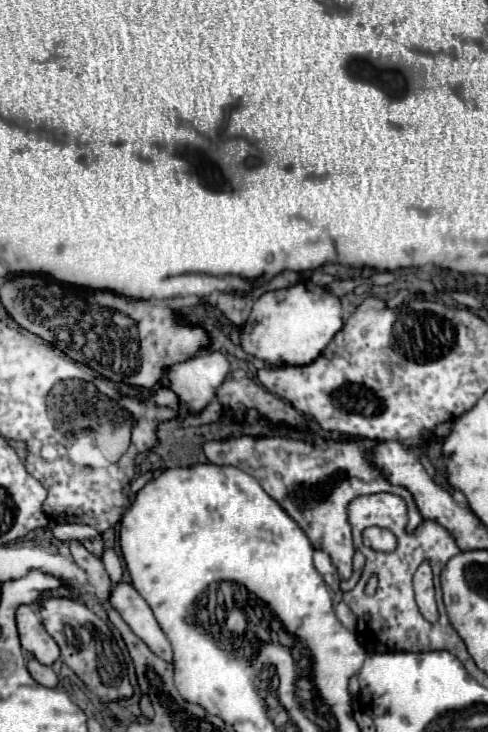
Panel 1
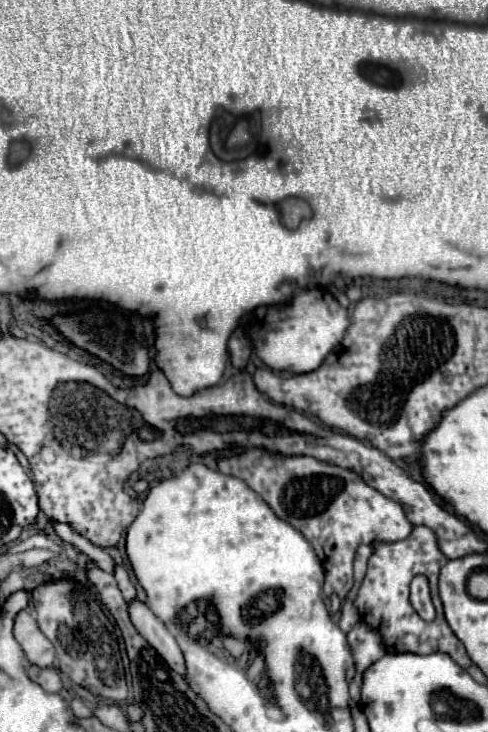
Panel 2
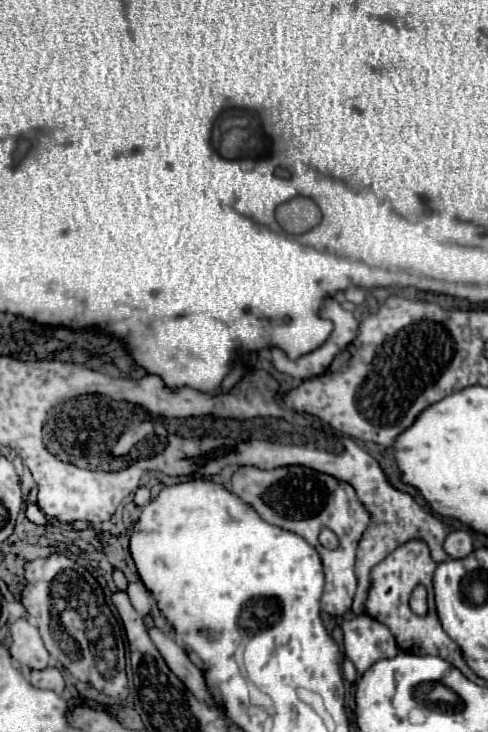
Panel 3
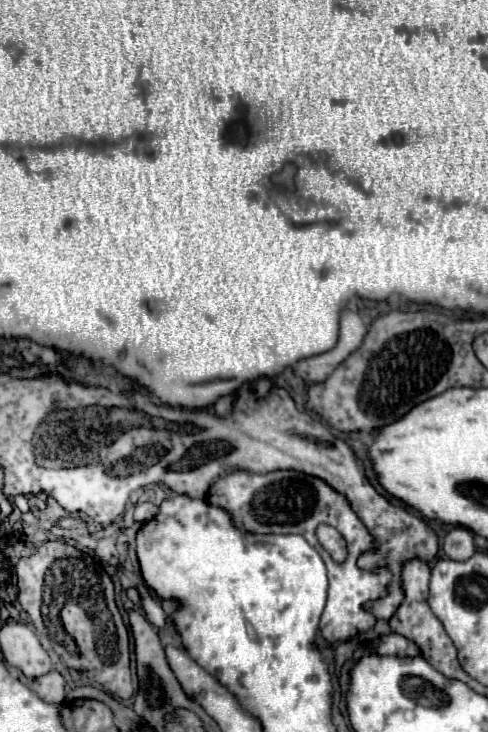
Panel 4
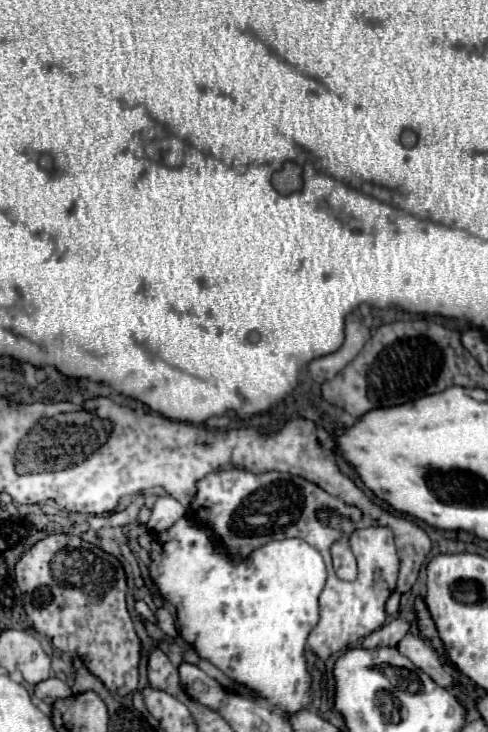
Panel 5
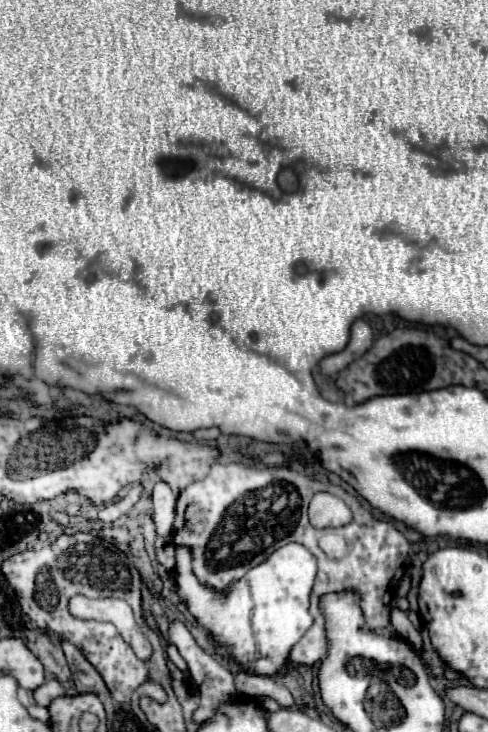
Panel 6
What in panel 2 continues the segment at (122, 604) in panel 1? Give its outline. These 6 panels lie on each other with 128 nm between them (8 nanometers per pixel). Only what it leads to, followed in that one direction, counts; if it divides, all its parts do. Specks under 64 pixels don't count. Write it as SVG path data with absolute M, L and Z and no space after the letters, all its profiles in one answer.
M132 600L132 602L128 602L128 616L130 616L134 628L138 630L138 634L166 660L166 664L174 672L184 676L186 666L184 666L184 656L178 648L178 642L164 628L164 624L152 614L152 610L146 604L142 604L140 600Z

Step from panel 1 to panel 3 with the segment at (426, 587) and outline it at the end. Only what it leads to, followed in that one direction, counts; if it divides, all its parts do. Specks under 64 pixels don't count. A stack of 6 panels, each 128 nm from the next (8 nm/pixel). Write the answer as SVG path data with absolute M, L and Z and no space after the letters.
M418 585L410 598L410 607L419 616L426 616L428 612L427 592L422 585Z

